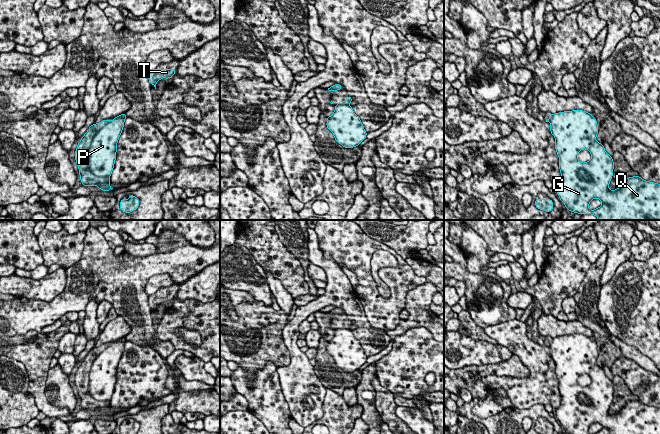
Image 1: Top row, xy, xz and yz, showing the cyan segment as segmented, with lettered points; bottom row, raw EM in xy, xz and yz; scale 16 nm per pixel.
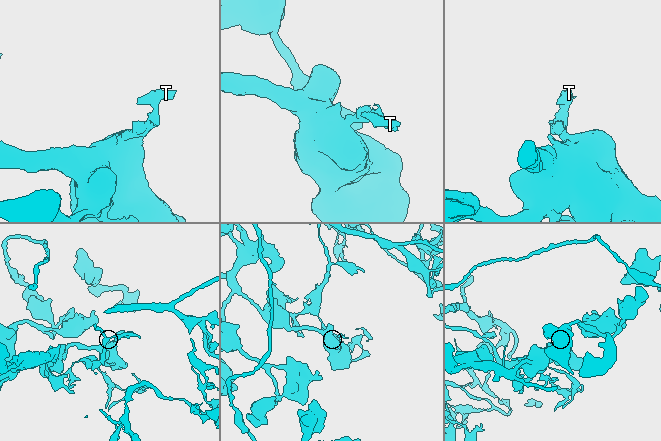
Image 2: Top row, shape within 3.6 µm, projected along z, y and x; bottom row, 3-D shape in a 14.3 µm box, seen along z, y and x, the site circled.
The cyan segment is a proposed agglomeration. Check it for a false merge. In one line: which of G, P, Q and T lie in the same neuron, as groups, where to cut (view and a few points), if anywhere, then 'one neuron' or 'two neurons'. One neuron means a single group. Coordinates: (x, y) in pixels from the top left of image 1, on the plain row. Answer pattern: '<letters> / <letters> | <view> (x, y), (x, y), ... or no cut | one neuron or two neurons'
G P Q / T | xy (109, 345), (94, 359), (89, 372), (88, 392), (98, 401) | two neurons

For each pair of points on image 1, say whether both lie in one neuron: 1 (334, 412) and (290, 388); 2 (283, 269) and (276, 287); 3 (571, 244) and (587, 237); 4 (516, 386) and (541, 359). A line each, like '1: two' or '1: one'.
1: two
2: two
3: two
4: one

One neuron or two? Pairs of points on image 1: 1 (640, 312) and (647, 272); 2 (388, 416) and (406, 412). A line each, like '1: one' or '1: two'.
1: one
2: two

